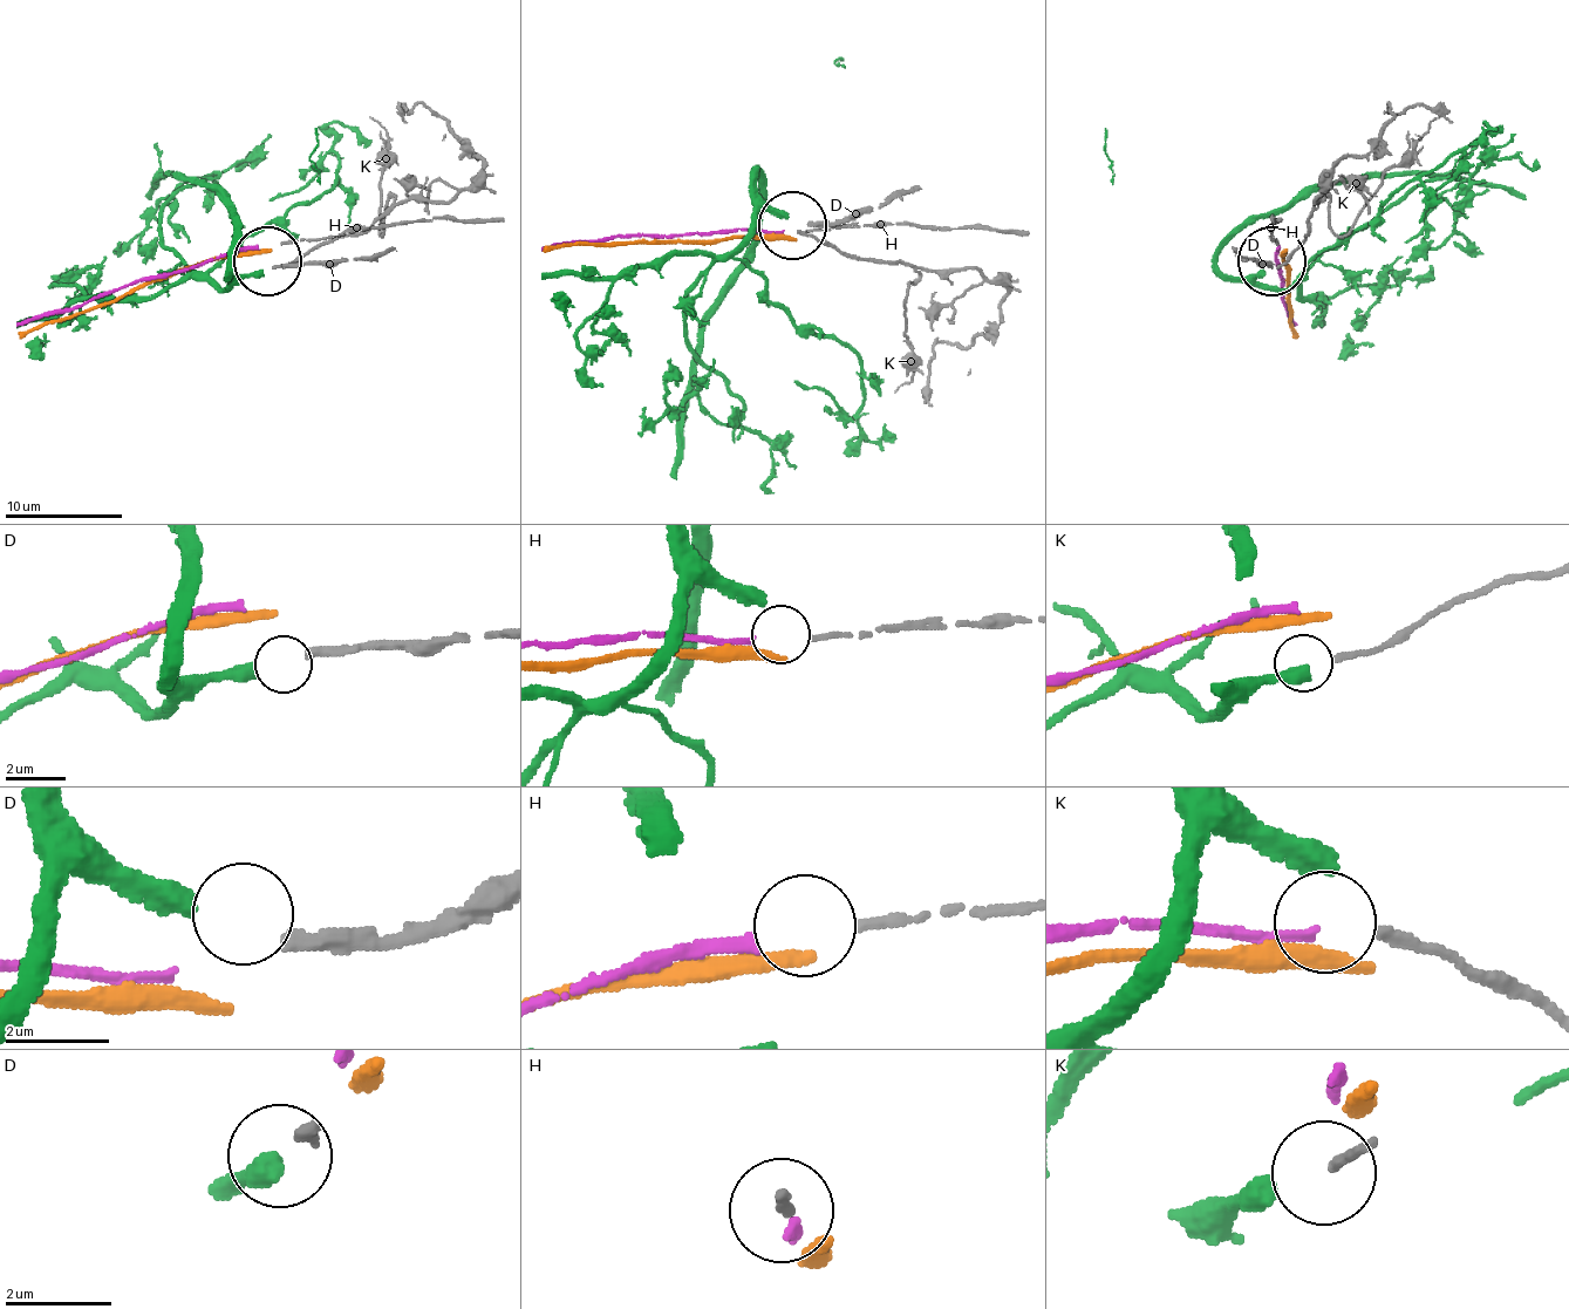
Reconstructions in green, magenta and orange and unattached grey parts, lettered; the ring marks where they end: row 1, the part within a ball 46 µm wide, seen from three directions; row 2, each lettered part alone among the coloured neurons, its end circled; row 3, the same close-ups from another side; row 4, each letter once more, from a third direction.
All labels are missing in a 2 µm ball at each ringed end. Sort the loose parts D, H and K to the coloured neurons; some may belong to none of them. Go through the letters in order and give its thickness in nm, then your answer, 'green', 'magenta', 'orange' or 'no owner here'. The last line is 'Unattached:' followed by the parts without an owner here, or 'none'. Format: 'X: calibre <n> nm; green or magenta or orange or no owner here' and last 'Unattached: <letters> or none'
D: calibre 320 nm; green
H: calibre 200 nm; magenta
K: calibre 190 nm; no owner here
Unattached: K

